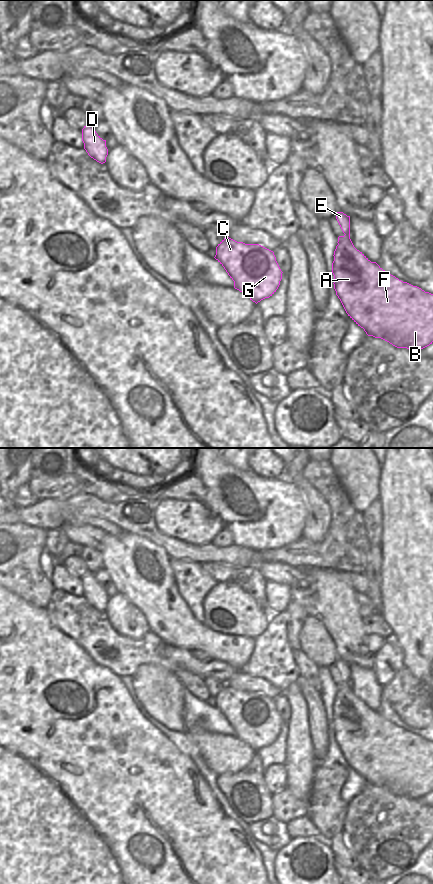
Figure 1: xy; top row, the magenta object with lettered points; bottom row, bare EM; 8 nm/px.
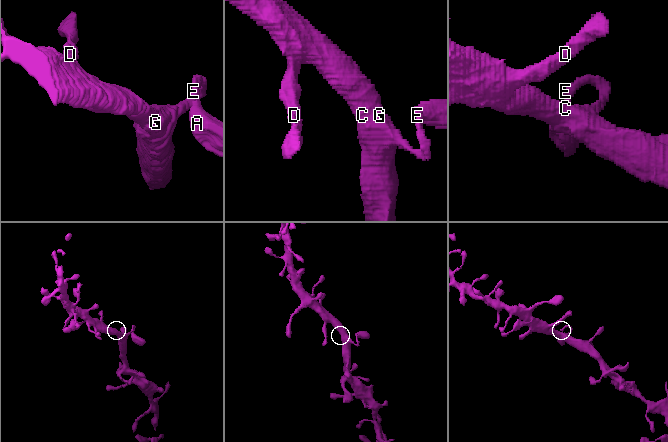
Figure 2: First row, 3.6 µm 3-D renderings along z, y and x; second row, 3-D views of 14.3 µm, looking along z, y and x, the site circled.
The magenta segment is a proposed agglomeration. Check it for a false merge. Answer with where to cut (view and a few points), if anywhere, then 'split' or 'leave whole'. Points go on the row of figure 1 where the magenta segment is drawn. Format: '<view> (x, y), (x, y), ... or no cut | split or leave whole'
no cut | leave whole

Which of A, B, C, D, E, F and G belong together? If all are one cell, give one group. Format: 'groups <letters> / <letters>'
groups A B C D E F G

